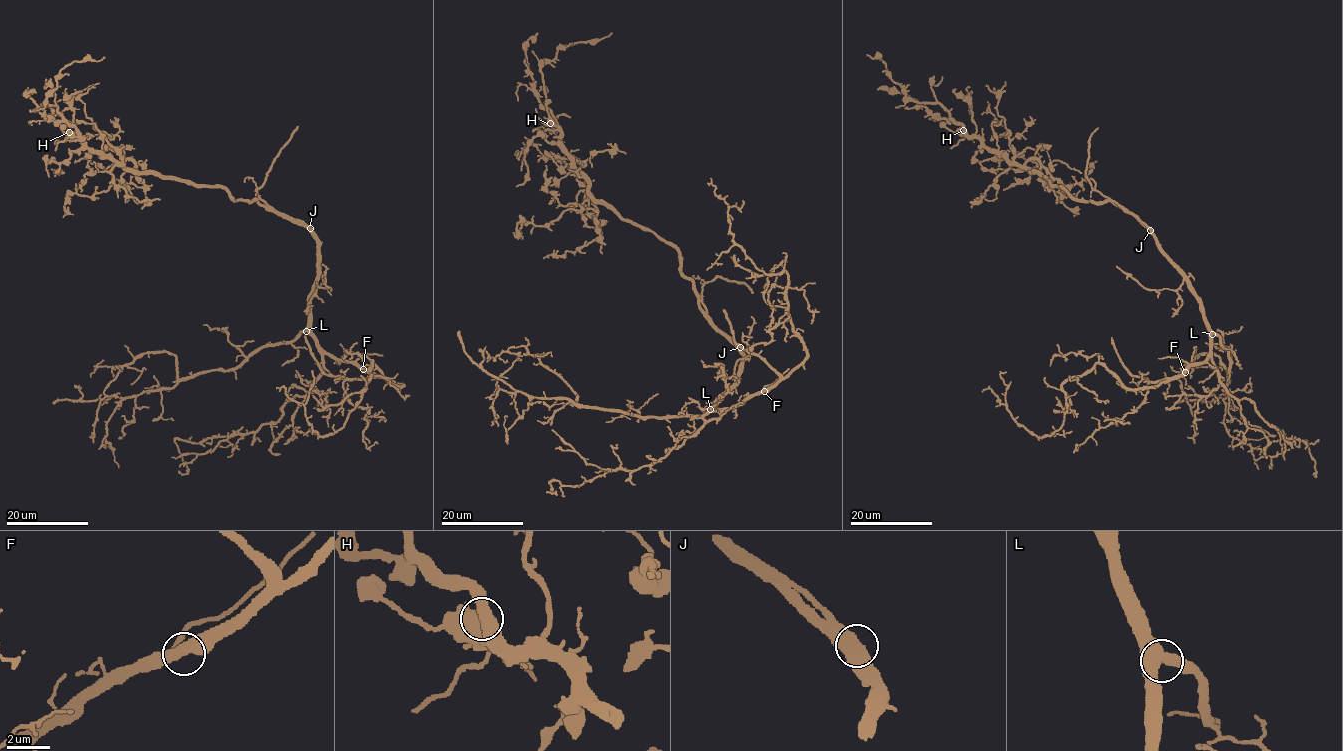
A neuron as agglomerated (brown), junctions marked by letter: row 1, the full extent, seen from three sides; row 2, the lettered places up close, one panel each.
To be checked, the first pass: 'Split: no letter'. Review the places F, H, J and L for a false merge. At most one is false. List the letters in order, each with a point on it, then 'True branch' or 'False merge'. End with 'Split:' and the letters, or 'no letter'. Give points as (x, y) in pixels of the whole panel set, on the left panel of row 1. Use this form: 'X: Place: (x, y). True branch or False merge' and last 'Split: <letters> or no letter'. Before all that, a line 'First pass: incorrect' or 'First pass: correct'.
First pass: correct
F: Place: (363, 369). True branch
H: Place: (69, 132). True branch
J: Place: (310, 228). True branch
L: Place: (306, 331). True branch
Split: no letter

